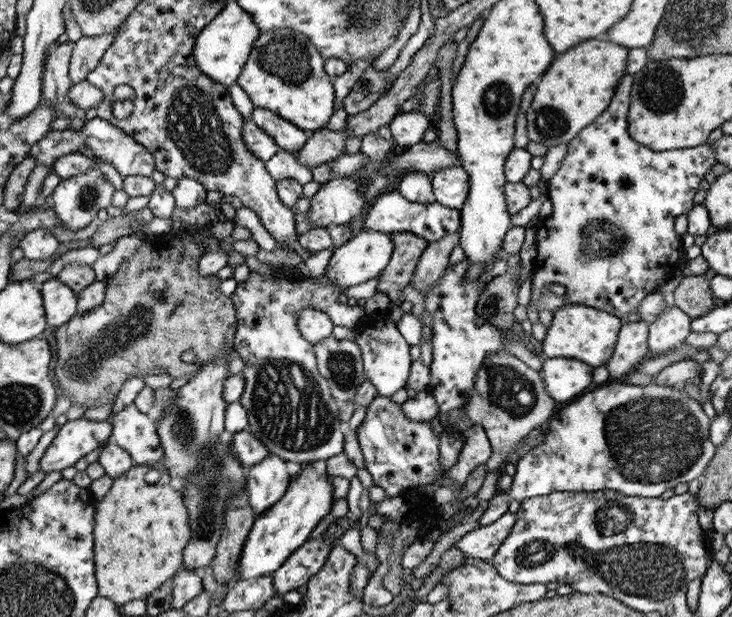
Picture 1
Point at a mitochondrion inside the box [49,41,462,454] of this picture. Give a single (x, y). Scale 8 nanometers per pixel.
(194, 125)

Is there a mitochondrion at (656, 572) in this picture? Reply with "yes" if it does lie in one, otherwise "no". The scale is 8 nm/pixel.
yes

